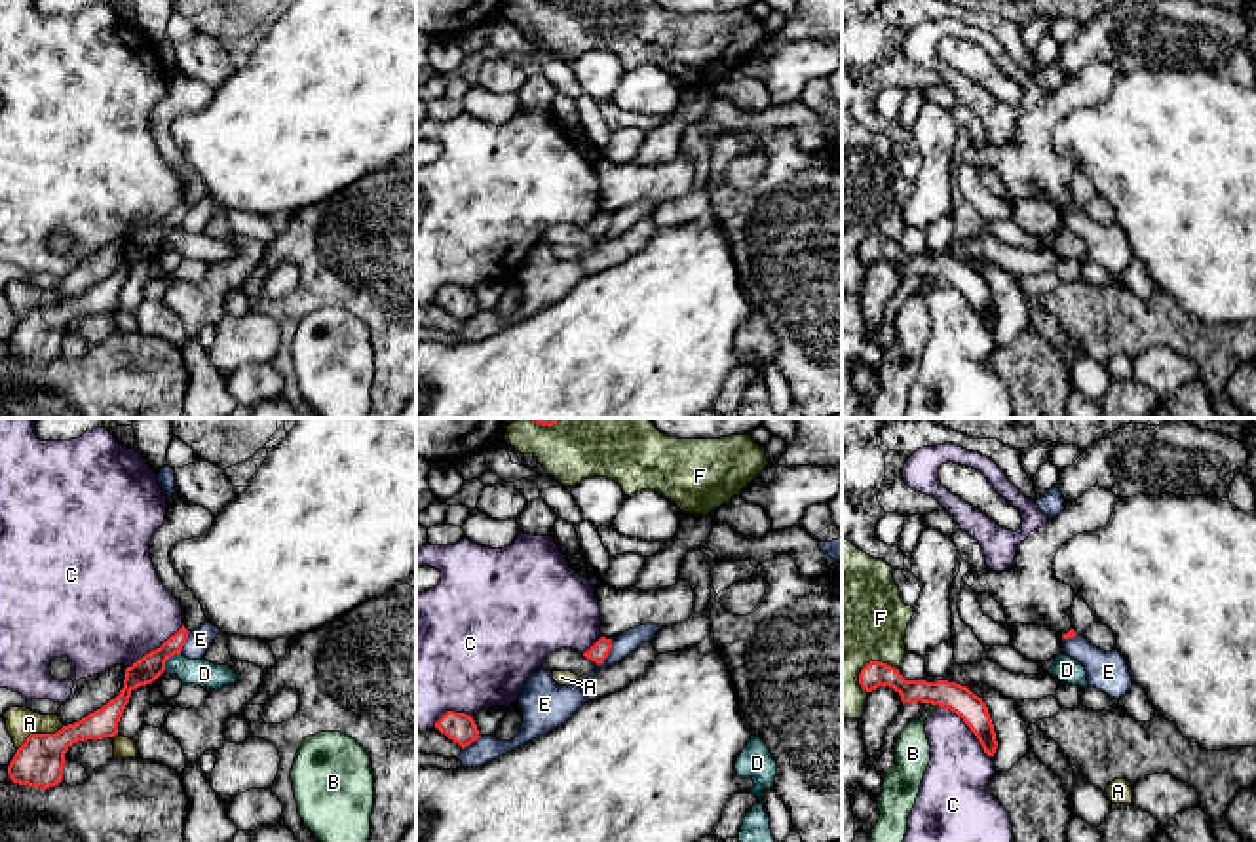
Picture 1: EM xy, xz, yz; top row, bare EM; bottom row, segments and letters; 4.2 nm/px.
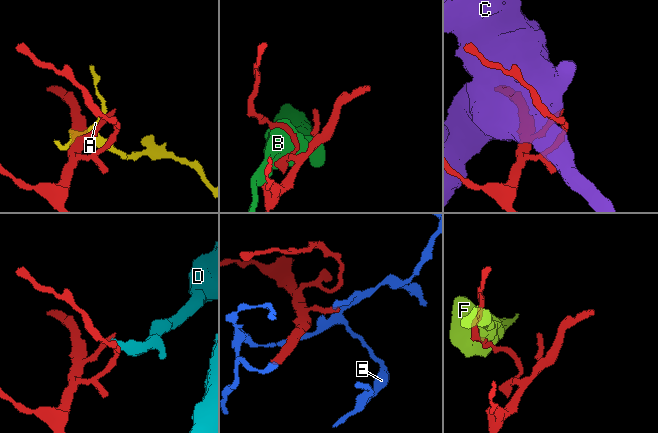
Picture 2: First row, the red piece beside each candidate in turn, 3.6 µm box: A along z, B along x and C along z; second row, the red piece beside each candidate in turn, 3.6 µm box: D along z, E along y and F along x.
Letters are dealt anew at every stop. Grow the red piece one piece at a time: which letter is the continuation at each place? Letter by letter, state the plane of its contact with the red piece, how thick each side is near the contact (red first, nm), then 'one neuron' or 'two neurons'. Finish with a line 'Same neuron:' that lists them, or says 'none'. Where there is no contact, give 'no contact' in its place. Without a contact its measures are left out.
A: meets red in xy; 200 nm thick on the red side, 130 nm on the other; two neurons
B: meets red in yz; 120 nm thick on the red side, 160 nm on the other; two neurons
C: meets red in yz; 120 nm thick on the red side, 280 nm on the other; two neurons
D: meets red in xy; 110 nm thick on the red side, 120 nm on the other; two neurons
E: meets red in xz; 80 nm thick on the red side, 110 nm on the other; two neurons
F: meets red in yz; 110 nm thick on the red side, 480 nm on the other; two neurons
Same neuron: none

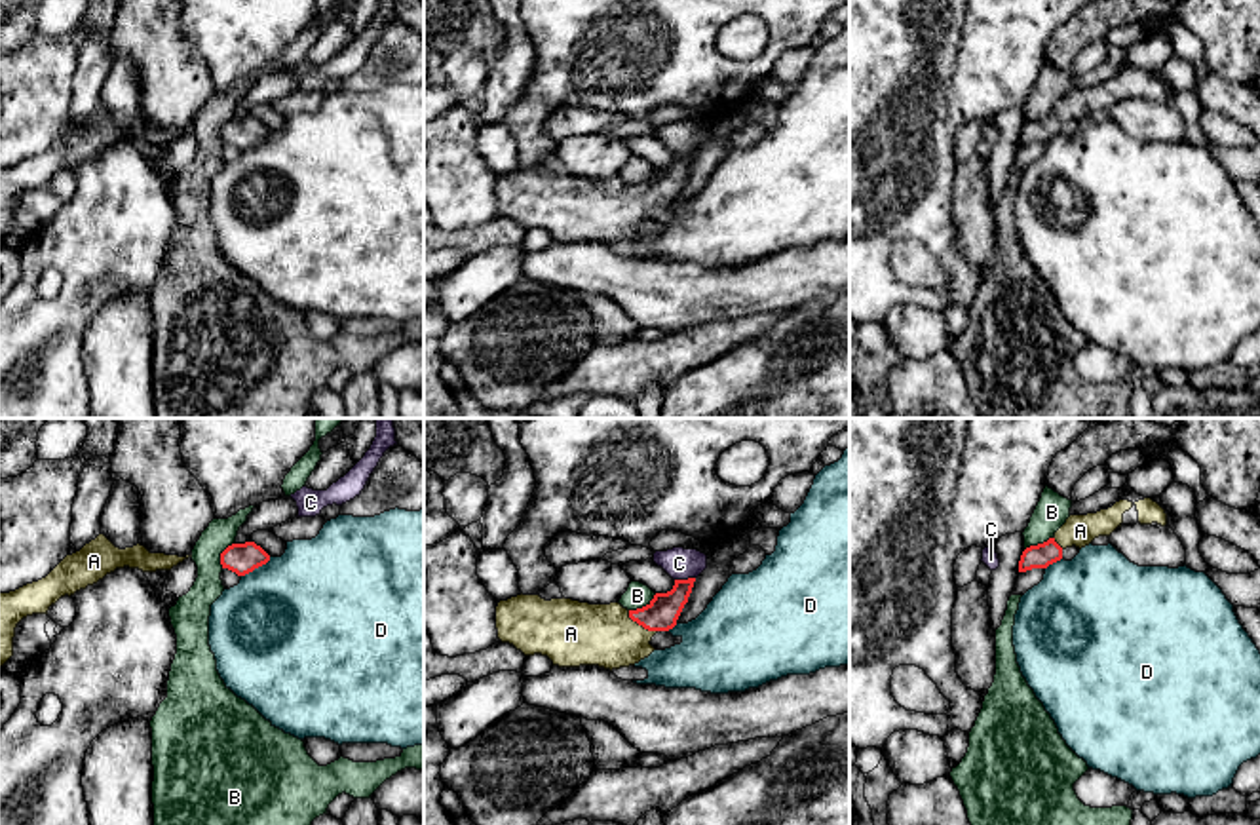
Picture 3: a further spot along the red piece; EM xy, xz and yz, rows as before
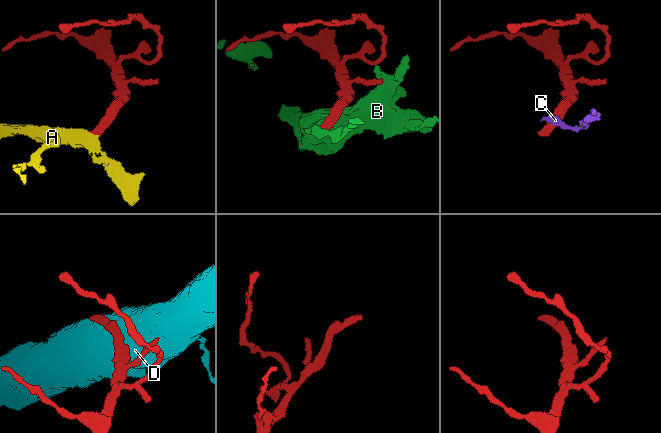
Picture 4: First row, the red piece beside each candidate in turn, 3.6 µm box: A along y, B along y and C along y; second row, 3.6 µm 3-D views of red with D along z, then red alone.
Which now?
A: meets red in xz; 140 nm thick on the red side, 260 nm on the other; one neuron
B: meets red in xz; 140 nm thick on the red side, 110 nm on the other; two neurons
C: meets red in xz; 140 nm thick on the red side, 140 nm on the other; two neurons
D: meets red in xy; 130 nm thick on the red side, 480 nm on the other; two neurons
Same neuron: A

